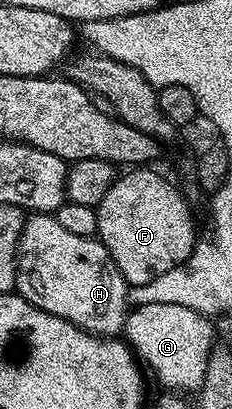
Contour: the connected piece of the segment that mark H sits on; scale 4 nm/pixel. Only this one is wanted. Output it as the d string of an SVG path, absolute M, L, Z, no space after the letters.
M35 212L25 217L18 243L17 261L17 295L32 302L32 306L48 314L56 314L56 318L64 318L93 336L114 338L123 331L128 313L128 285L101 240L93 236L79 238L64 230L64 226L60 226L52 214Z

